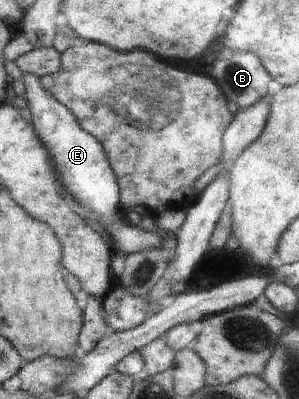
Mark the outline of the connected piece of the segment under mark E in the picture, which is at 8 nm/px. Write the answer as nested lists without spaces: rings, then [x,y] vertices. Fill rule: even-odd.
[[[23,73],[27,102],[29,103],[32,115],[31,125],[37,131],[39,139],[51,149],[51,153],[55,155],[55,163],[59,167],[59,171],[65,175],[65,179],[71,185],[69,193],[71,197],[75,197],[83,207],[95,211],[97,215],[101,215],[107,223],[107,231],[111,233],[111,237],[117,243],[117,249],[123,253],[133,253],[139,251],[143,247],[159,247],[161,239],[159,235],[147,233],[139,227],[131,227],[131,225],[123,225],[117,217],[115,217],[115,205],[117,205],[117,197],[119,197],[119,189],[115,185],[115,175],[109,169],[107,163],[107,153],[103,151],[103,147],[99,145],[99,141],[95,137],[91,137],[89,133],[85,133],[79,123],[75,121],[75,117],[71,115],[71,111],[61,105],[55,96],[39,83],[39,77],[35,77],[34,73]]]

